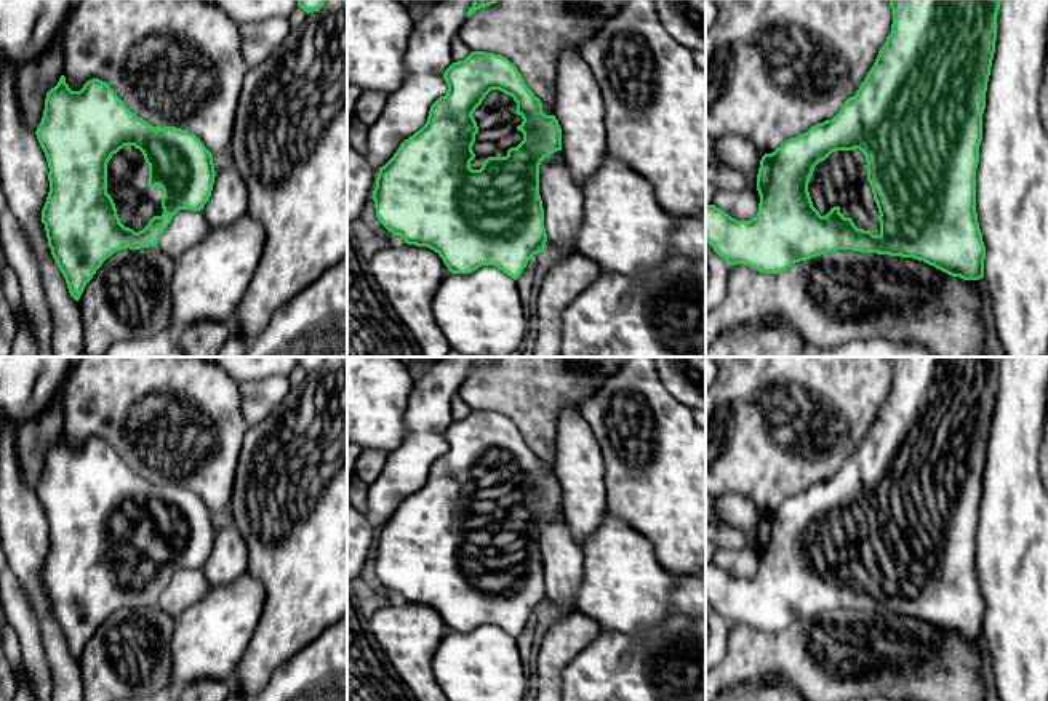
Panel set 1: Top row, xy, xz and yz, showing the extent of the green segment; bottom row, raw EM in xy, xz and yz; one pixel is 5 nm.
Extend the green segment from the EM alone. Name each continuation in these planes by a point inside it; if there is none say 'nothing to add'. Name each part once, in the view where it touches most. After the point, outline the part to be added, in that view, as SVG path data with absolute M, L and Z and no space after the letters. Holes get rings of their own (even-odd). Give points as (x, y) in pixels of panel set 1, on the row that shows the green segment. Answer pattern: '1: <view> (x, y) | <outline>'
1: yz (840, 180) | M859 149L832 152L814 166L808 192L821 216L838 206L858 229L880 235L880 213L867 181L866 165Z

